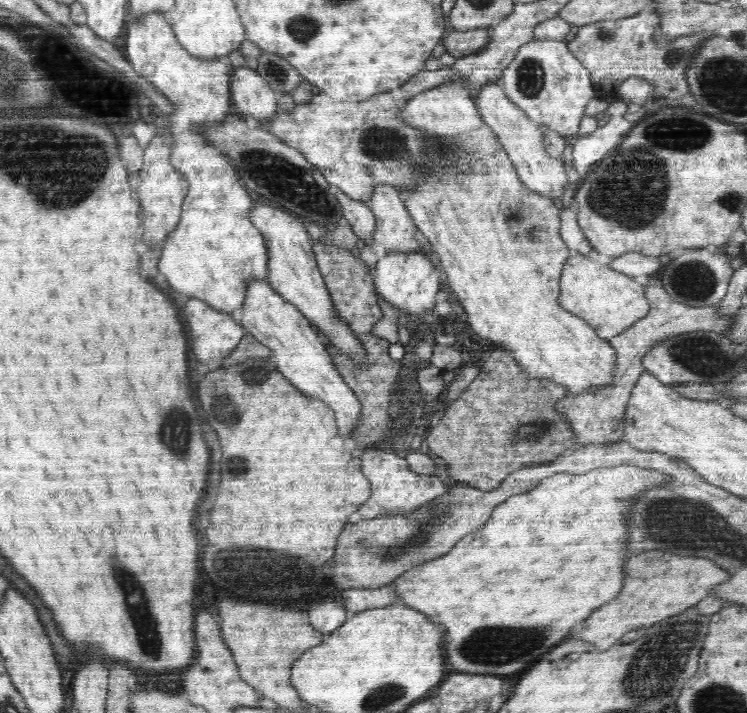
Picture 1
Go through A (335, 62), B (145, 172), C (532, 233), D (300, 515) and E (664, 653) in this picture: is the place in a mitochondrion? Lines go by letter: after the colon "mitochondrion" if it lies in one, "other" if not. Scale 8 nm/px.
A: other
B: other
C: mitochondrion
D: other
E: mitochondrion

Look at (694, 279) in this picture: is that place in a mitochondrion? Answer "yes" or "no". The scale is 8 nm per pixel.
yes

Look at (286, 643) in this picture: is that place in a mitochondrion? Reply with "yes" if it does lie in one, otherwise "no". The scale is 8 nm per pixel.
no

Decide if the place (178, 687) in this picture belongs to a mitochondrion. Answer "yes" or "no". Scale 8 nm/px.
no

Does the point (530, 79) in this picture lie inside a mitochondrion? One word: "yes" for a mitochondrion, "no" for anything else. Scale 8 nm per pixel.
yes

